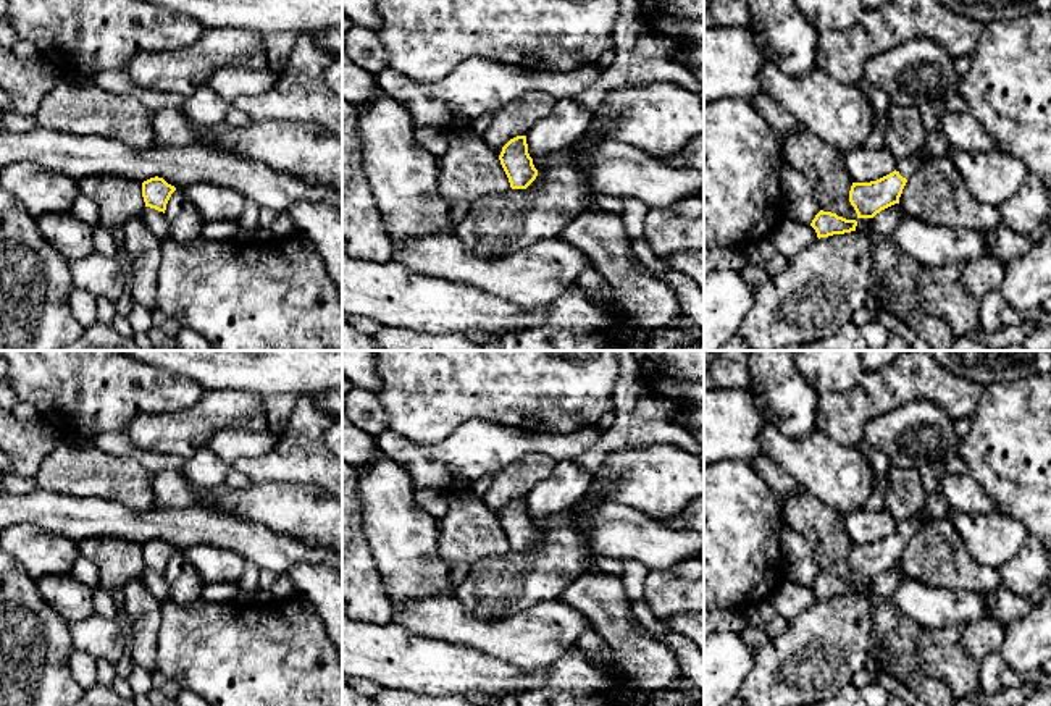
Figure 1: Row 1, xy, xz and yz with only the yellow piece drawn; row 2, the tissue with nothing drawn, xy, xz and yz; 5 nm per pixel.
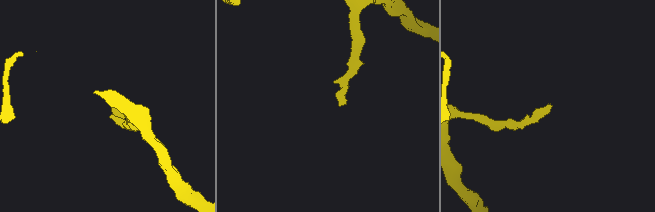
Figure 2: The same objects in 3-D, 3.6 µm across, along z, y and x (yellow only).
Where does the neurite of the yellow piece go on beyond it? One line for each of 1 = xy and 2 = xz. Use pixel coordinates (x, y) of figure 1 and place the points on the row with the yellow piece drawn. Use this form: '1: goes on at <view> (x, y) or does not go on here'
1: does not go on here
2: does not go on here

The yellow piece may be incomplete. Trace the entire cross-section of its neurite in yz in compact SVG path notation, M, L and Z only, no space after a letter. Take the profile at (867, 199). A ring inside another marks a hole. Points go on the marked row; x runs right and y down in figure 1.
M914 153L898 160L896 170L877 181L852 183L849 202L857 218L873 218L881 210L899 204L907 179L928 160L932 158L922 158L919 153Z

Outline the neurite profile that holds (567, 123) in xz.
M559 99L554 110L526 132L528 153L533 160L573 147L588 131L594 116L575 99Z

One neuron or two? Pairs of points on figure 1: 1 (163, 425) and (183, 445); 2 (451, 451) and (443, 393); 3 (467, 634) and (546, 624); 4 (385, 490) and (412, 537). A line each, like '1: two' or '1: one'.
1: one
2: two
3: one
4: one

